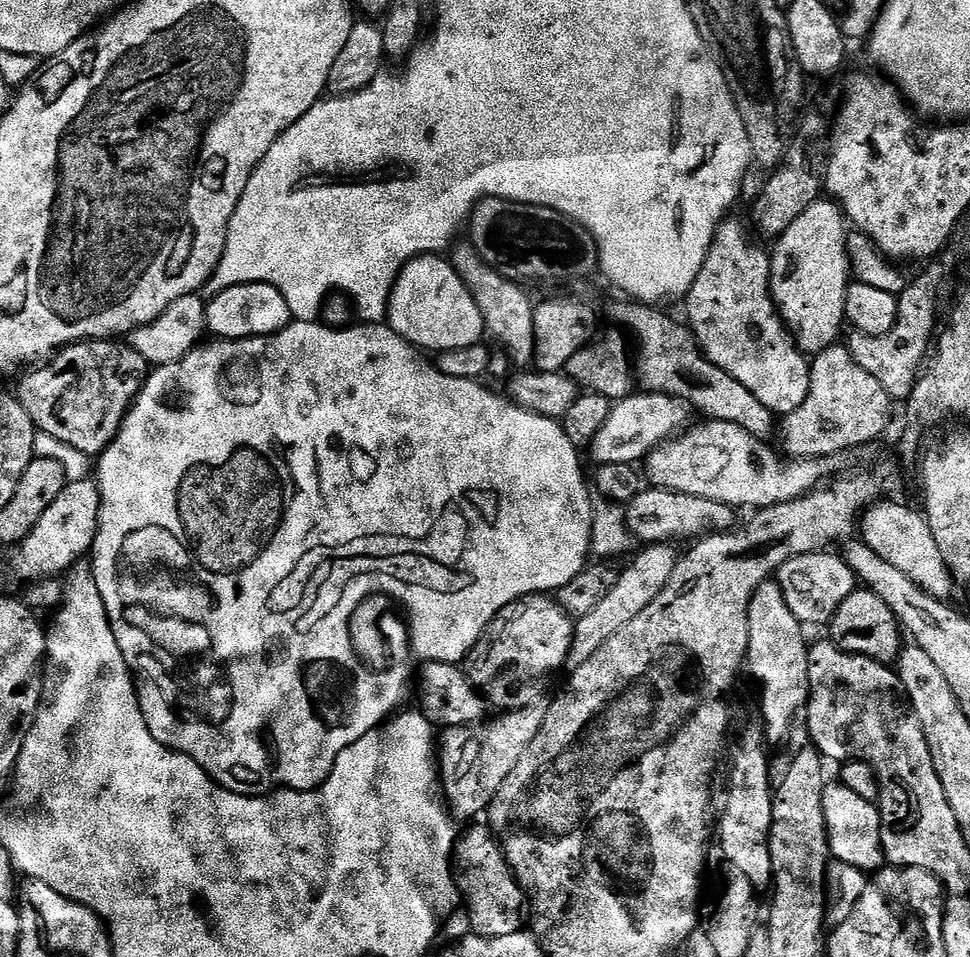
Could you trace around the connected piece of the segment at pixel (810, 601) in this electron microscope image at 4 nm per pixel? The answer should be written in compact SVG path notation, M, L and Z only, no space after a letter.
M835 551L807 552L787 560L778 573L778 583L782 590L782 598L790 608L790 614L800 620L804 626L809 624L827 625L833 614L850 598L852 592L857 591L858 581L854 570L844 560L843 555Z

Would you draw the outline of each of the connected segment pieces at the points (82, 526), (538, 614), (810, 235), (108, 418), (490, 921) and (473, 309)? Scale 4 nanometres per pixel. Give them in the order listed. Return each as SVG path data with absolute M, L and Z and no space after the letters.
M95 479L65 483L58 498L50 502L46 514L38 518L27 538L11 549L13 574L18 579L24 580L23 582L35 582L57 577L60 574L58 572L67 573L91 553L98 528L99 513L100 487Z
M533 594L521 596L513 604L507 604L498 615L492 619L483 638L468 651L468 656L462 661L462 671L467 676L472 687L488 701L496 710L511 710L525 708L537 703L544 692L544 683L561 667L568 663L568 655L572 649L573 617L561 610L560 605L548 594Z
M821 198L811 204L798 219L785 230L775 241L776 249L771 249L772 273L770 274L770 290L772 301L776 303L776 311L780 313L793 340L805 354L825 352L837 343L840 327L845 327L844 307L846 306L846 290L850 283L848 266L848 233L846 217L839 204L828 198Z
M115 339L67 344L47 362L23 373L14 395L36 429L66 442L66 446L74 446L74 450L82 450L90 458L99 457L108 448L150 371L142 354L120 344Z
M476 822L468 833L458 840L458 872L468 883L466 888L466 909L472 916L472 926L475 935L502 938L502 934L514 934L521 931L526 920L526 893L516 881L516 875L508 865L508 859L500 851L500 841L492 835L492 829L487 823Z
M440 254L415 256L403 268L388 299L386 323L417 349L432 354L474 346L486 336L484 319L478 314L478 306L474 306L474 298L470 298L470 290L466 290L462 278Z

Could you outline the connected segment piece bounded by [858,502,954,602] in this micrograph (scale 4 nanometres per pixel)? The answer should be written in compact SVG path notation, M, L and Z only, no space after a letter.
M881 502L873 504L871 508L867 509L858 524L859 535L864 543L870 546L870 550L874 550L874 554L886 558L886 562L890 562L890 566L902 570L902 574L906 574L906 578L910 578L910 582L914 582L926 594L945 602L951 601L954 581L952 575L948 573L948 567L942 562L942 554L938 554L938 542L934 542L934 534L930 534L927 516L923 511L916 509L915 512L914 509L907 508L904 504L892 503L896 502Z

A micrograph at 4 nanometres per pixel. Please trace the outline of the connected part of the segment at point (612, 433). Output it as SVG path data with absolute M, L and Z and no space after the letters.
M634 392L613 405L606 422L589 445L588 454L598 466L636 464L638 460L643 461L661 442L681 431L687 425L686 414L688 410L684 402L675 397Z

